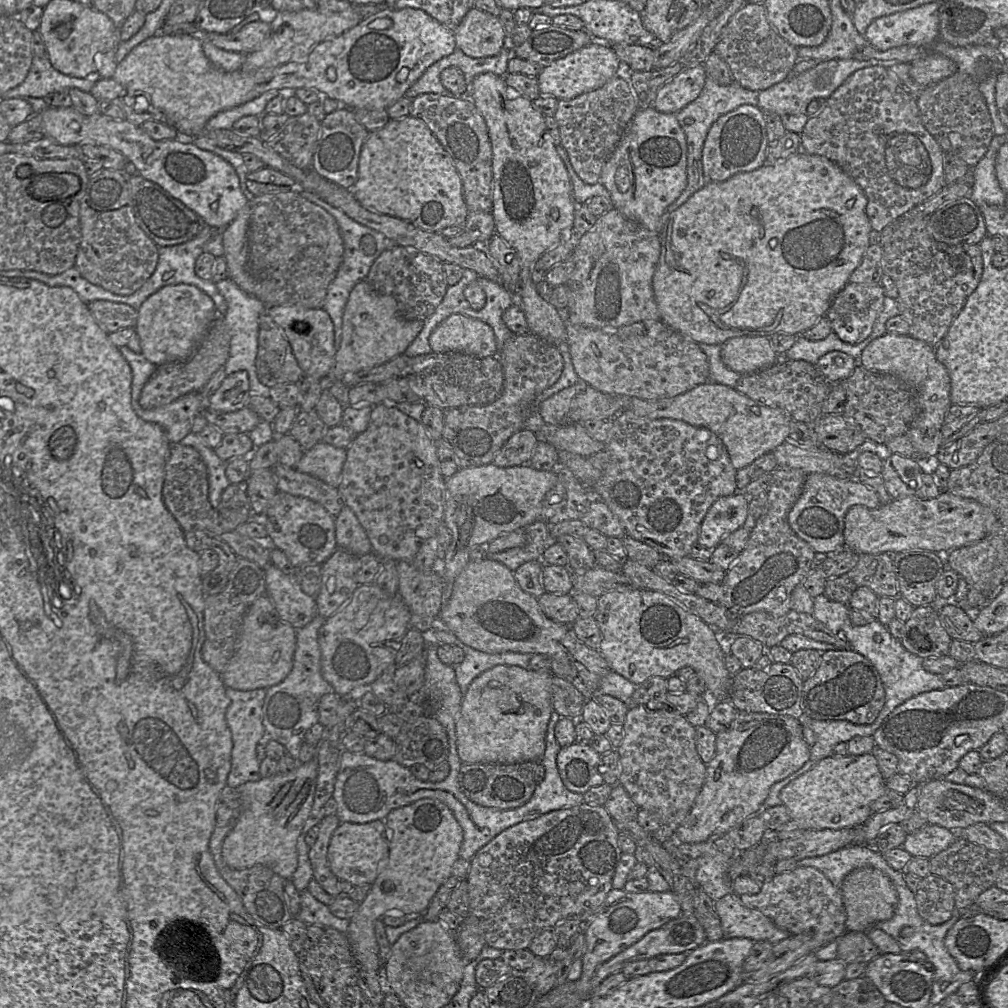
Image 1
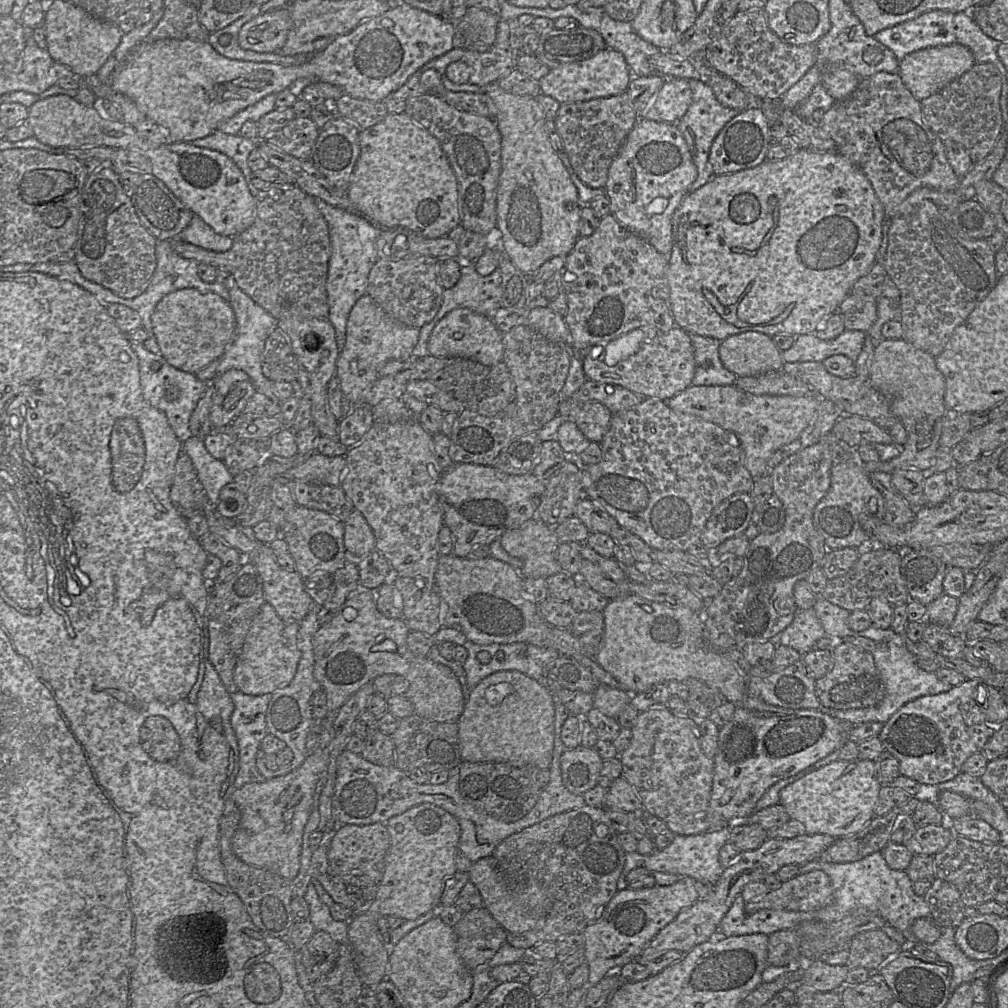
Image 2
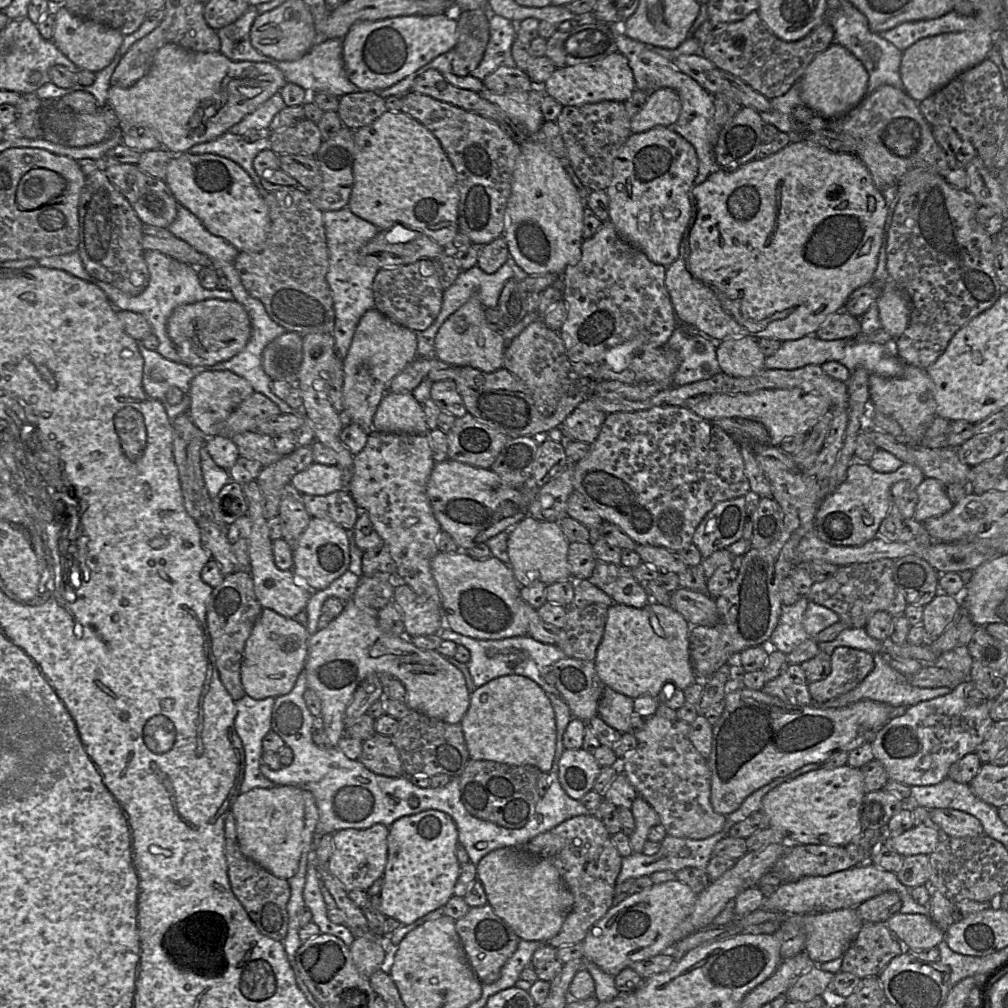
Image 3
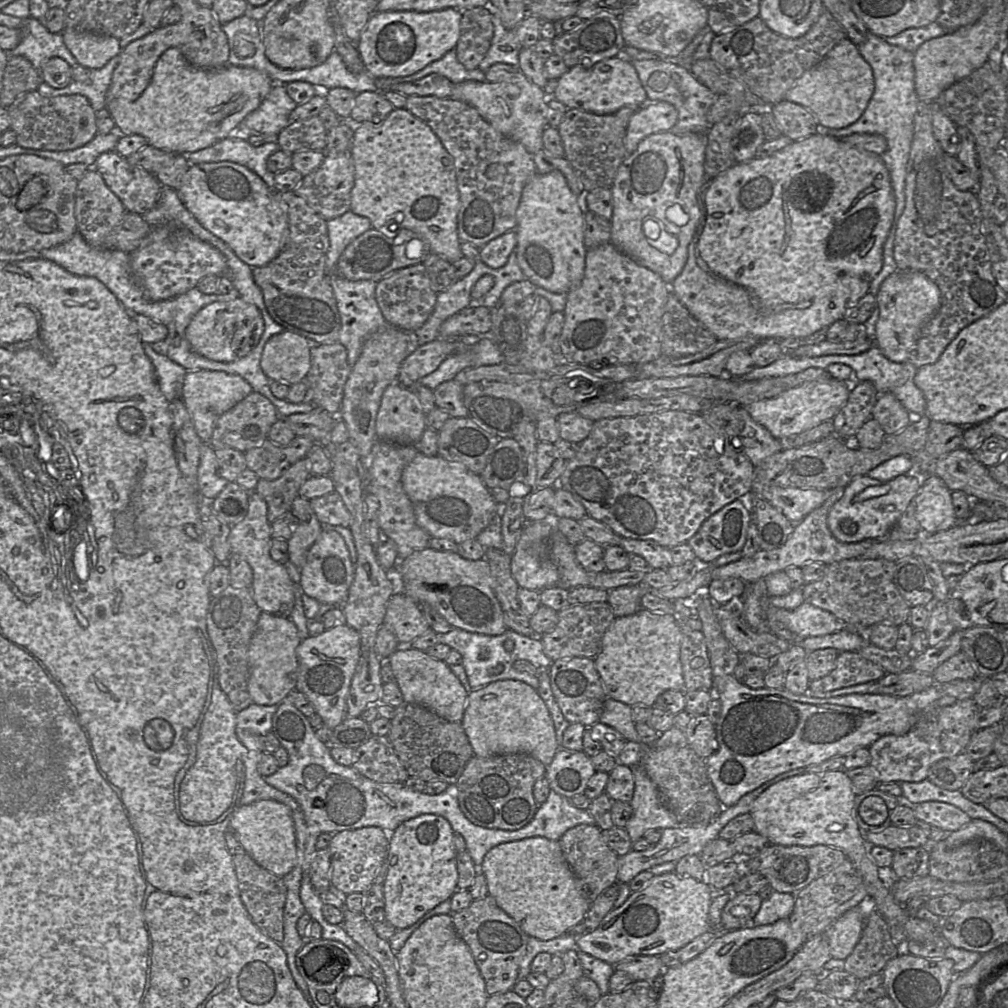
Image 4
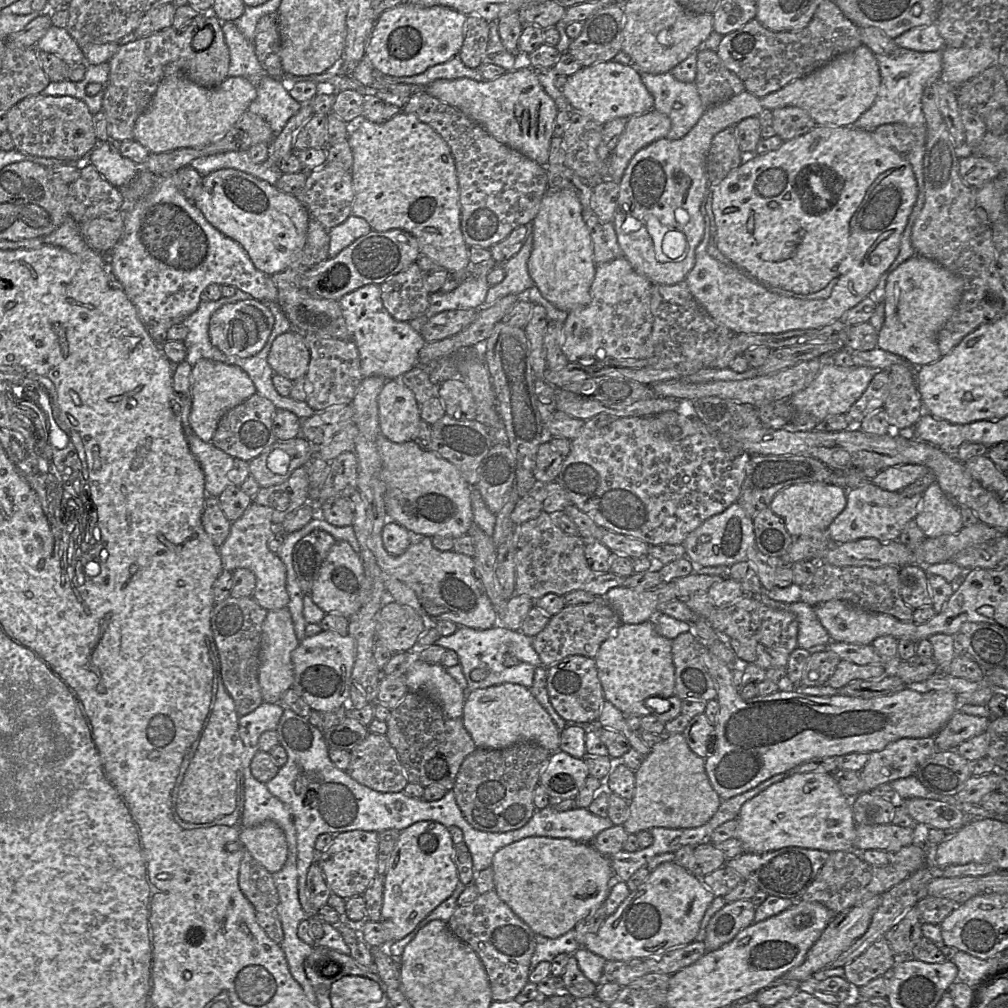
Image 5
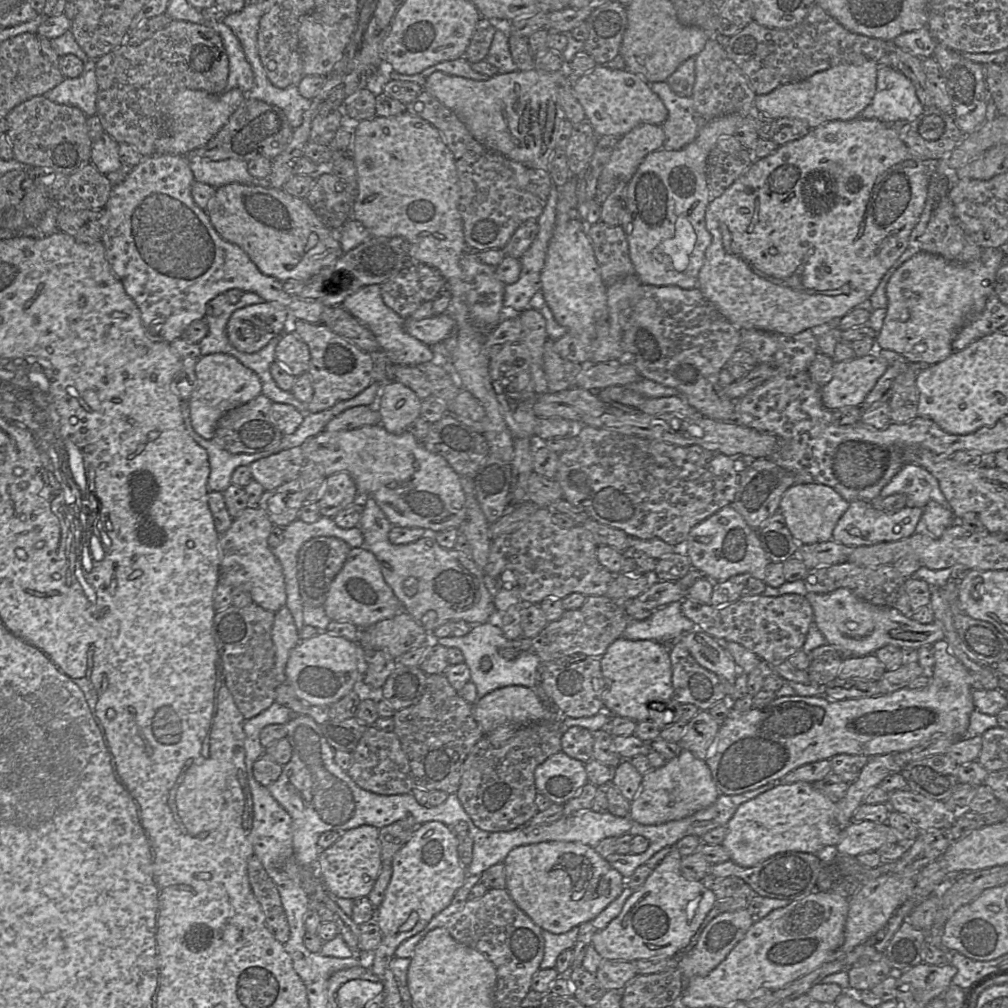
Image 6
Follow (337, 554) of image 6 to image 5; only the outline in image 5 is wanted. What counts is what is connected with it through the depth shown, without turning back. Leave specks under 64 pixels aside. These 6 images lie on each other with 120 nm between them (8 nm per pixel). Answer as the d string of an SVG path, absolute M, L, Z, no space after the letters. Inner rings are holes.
M314 530L301 538L292 552L292 565L302 592L309 595L320 567L336 539L323 530Z

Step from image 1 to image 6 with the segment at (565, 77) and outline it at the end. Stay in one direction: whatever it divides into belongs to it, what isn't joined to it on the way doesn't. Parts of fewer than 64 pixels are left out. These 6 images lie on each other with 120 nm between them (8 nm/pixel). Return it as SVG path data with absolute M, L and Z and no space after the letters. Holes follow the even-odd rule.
M596 65L577 79L572 92L583 107L586 120L599 137L622 137L640 124L662 125L667 119L668 111L659 96L651 90L650 84L627 69Z

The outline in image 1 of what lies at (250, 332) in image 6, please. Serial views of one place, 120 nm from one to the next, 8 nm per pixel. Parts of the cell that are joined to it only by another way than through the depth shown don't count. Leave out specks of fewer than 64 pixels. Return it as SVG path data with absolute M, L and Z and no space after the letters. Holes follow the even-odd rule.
M171 284L150 295L137 310L134 330L139 337L141 353L156 366L190 359L219 316L214 301L192 284Z

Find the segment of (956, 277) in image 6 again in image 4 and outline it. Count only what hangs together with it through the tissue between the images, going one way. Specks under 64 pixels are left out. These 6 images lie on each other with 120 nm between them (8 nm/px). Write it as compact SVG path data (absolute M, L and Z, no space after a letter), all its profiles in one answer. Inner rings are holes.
M896 270L882 282L875 297L880 310L874 335L875 346L893 362L909 362L916 349L922 328L940 308L939 287L922 272Z

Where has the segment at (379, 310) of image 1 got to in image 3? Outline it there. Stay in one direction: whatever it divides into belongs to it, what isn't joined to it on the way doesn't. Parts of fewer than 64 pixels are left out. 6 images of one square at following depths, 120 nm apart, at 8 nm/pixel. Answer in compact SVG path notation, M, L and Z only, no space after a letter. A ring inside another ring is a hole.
M376 308L368 310L362 315L355 329L348 353L342 359L344 371L343 405L352 422L358 424L367 434L375 431L373 418L379 403L388 392L390 381L416 357L418 355L415 331L393 322Z

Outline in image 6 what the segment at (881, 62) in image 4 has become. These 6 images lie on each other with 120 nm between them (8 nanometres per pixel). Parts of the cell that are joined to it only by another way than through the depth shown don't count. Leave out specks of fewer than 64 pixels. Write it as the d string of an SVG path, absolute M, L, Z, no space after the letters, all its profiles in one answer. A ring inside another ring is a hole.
M889 64L879 65L876 93L861 116L893 124L899 120L913 121L924 110L912 81Z

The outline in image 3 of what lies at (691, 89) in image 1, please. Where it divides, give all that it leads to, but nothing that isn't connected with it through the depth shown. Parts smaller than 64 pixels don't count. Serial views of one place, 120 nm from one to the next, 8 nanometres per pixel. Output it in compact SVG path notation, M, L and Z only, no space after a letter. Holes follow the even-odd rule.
M661 88L648 95L642 110L631 118L632 133L648 131L656 126L672 127L681 113L682 103L678 93L671 88Z

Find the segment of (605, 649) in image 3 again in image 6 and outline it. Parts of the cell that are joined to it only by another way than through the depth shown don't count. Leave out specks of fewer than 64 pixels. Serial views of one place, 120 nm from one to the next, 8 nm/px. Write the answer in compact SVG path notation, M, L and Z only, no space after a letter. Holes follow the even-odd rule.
M623 637L615 640L600 658L602 676L605 681L603 691L604 710L612 716L621 716L639 723L651 720L649 706L652 702L666 704L673 698L672 665L670 650L663 643L654 640L628 640Z

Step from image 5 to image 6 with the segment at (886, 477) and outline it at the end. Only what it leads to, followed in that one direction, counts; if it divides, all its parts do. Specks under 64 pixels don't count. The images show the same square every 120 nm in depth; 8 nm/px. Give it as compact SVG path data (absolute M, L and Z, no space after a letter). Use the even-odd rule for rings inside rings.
M905 464L882 489L880 498L883 499L894 494L904 494L908 507L923 509L930 501L935 501L949 508L937 479L919 465Z

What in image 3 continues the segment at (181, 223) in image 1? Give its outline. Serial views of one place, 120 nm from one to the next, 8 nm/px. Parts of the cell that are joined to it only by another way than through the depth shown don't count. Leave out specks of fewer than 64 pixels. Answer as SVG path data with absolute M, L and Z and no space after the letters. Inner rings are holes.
M106 163L102 165L110 182L126 198L143 224L161 228L168 226L177 216L178 202L164 180L142 172L135 164Z

